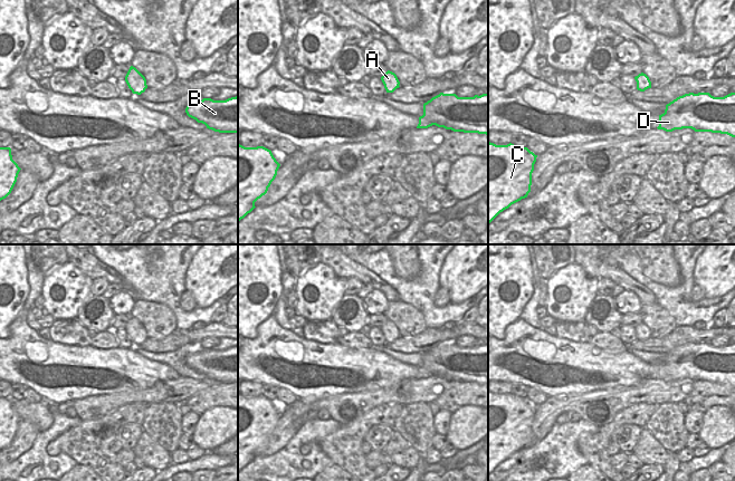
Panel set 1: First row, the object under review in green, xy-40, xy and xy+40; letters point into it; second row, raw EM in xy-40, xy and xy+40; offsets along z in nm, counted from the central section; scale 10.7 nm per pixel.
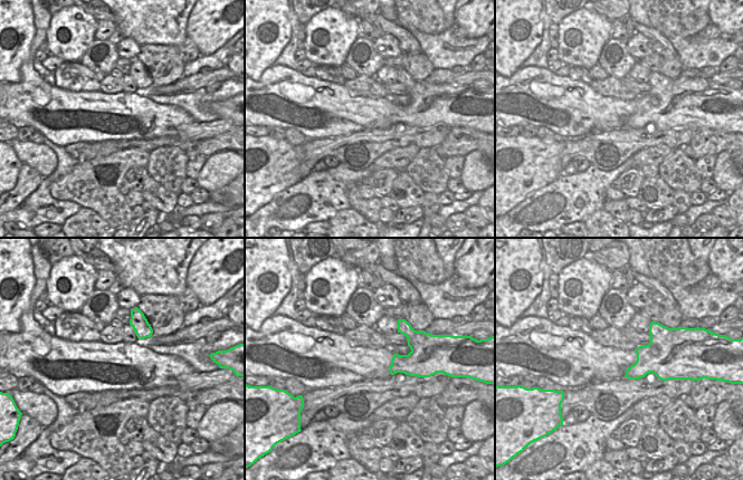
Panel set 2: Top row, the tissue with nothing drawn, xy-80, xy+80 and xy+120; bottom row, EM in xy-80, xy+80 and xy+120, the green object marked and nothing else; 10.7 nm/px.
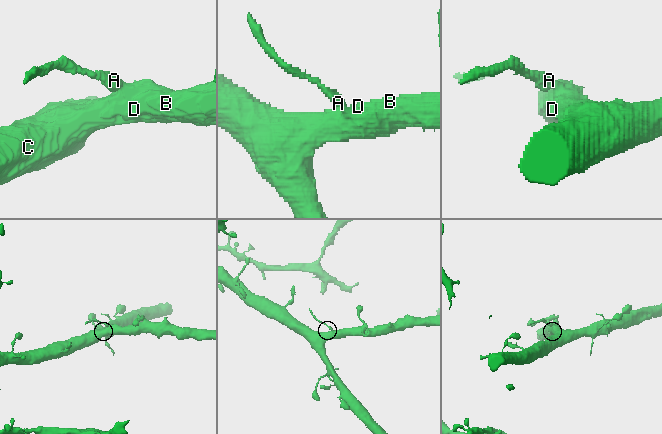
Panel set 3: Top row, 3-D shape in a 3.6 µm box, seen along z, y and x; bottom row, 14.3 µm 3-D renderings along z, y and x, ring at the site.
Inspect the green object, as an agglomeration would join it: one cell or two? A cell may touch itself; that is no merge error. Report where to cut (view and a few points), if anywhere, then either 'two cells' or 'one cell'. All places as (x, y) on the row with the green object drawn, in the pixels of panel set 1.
cut in xy+40 along (650, 82), (646, 88); two cells

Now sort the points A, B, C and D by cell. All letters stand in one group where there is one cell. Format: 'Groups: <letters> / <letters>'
Groups: A / B C D

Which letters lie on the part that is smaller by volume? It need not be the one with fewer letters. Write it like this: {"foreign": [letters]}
{"foreign": ["A"]}

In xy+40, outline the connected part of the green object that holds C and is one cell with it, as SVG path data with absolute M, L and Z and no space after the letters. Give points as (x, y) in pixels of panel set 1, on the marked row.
M488 142L488 223L512 204L527 198L536 157L537 155L527 147L518 147L512 143L496 145Z

